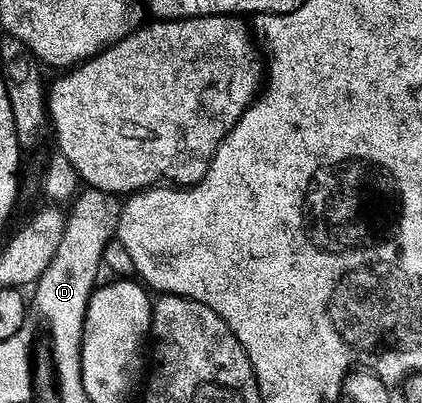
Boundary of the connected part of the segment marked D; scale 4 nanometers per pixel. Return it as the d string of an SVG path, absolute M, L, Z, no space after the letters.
M94 190L86 191L84 194L74 205L76 208L69 212L65 238L61 242L61 250L57 250L57 258L53 258L49 270L41 273L33 288L33 293L35 292L34 311L36 308L40 317L55 320L55 328L74 328L78 334L82 333L83 324L87 320L87 307L91 301L91 295L100 283L99 268L104 267L104 252L116 235L117 222L123 219L123 204L116 197Z

